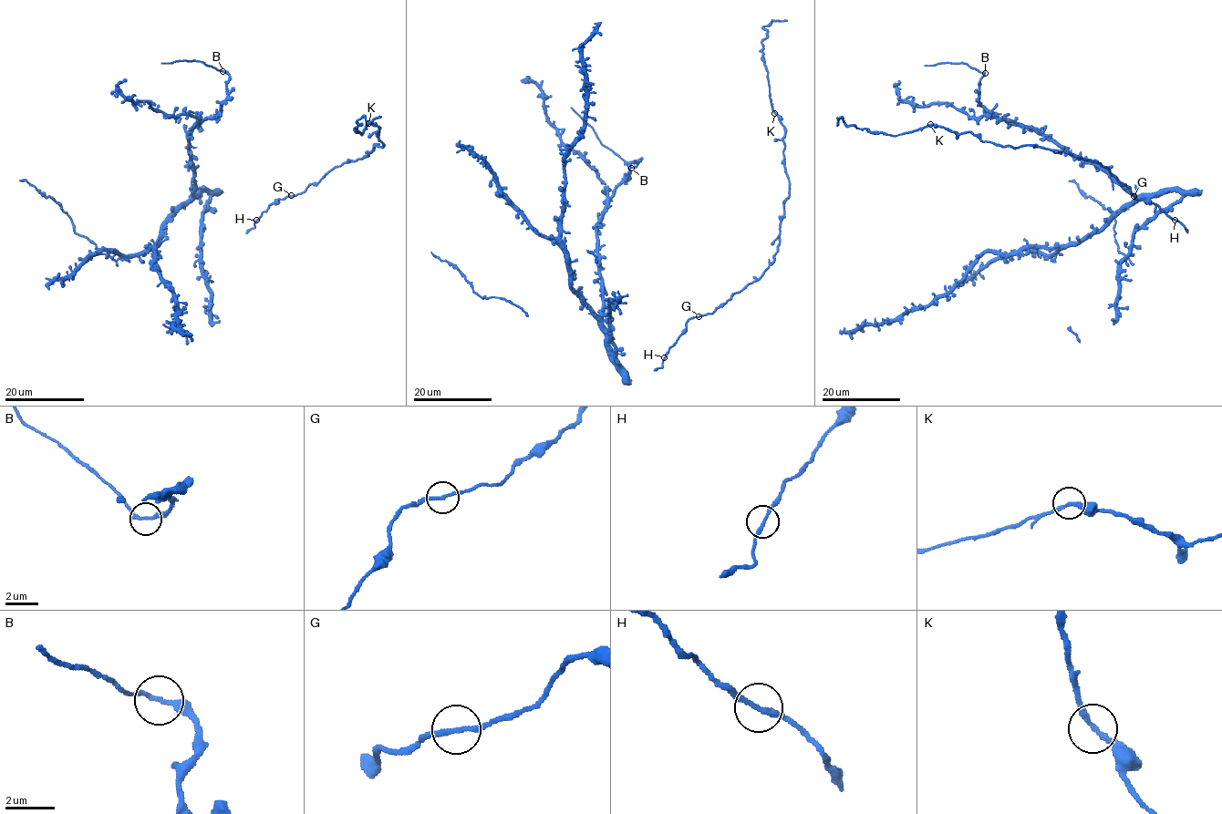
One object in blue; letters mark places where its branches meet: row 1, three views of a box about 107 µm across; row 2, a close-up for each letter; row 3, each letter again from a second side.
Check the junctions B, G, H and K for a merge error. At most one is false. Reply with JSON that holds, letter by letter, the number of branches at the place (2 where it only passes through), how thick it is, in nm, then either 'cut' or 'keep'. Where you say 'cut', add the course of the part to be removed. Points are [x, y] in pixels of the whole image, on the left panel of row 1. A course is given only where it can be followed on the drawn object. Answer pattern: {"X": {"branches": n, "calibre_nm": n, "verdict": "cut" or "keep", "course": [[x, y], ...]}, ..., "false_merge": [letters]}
{"B": {"branches": 2, "calibre_nm": 200, "verdict": "cut", "course": [[223, 71], [195, 60], [161, 63]]}, "G": {"branches": 2, "calibre_nm": 200, "verdict": "keep"}, "H": {"branches": 2, "calibre_nm": 200, "verdict": "keep"}, "K": {"branches": 2, "calibre_nm": 200, "verdict": "keep"}, "false_merge": ["B"]}

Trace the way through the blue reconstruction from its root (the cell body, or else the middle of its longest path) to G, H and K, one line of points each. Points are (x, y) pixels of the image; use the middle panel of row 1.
G: (658, 368), (662, 366), (667, 352), (686, 327), (686, 323), (699, 316)
H: (658, 368), (662, 366), (665, 356)
K: (658, 368), (689, 319), (711, 314), (755, 282), (773, 260), (789, 192), (784, 127), (774, 113)

